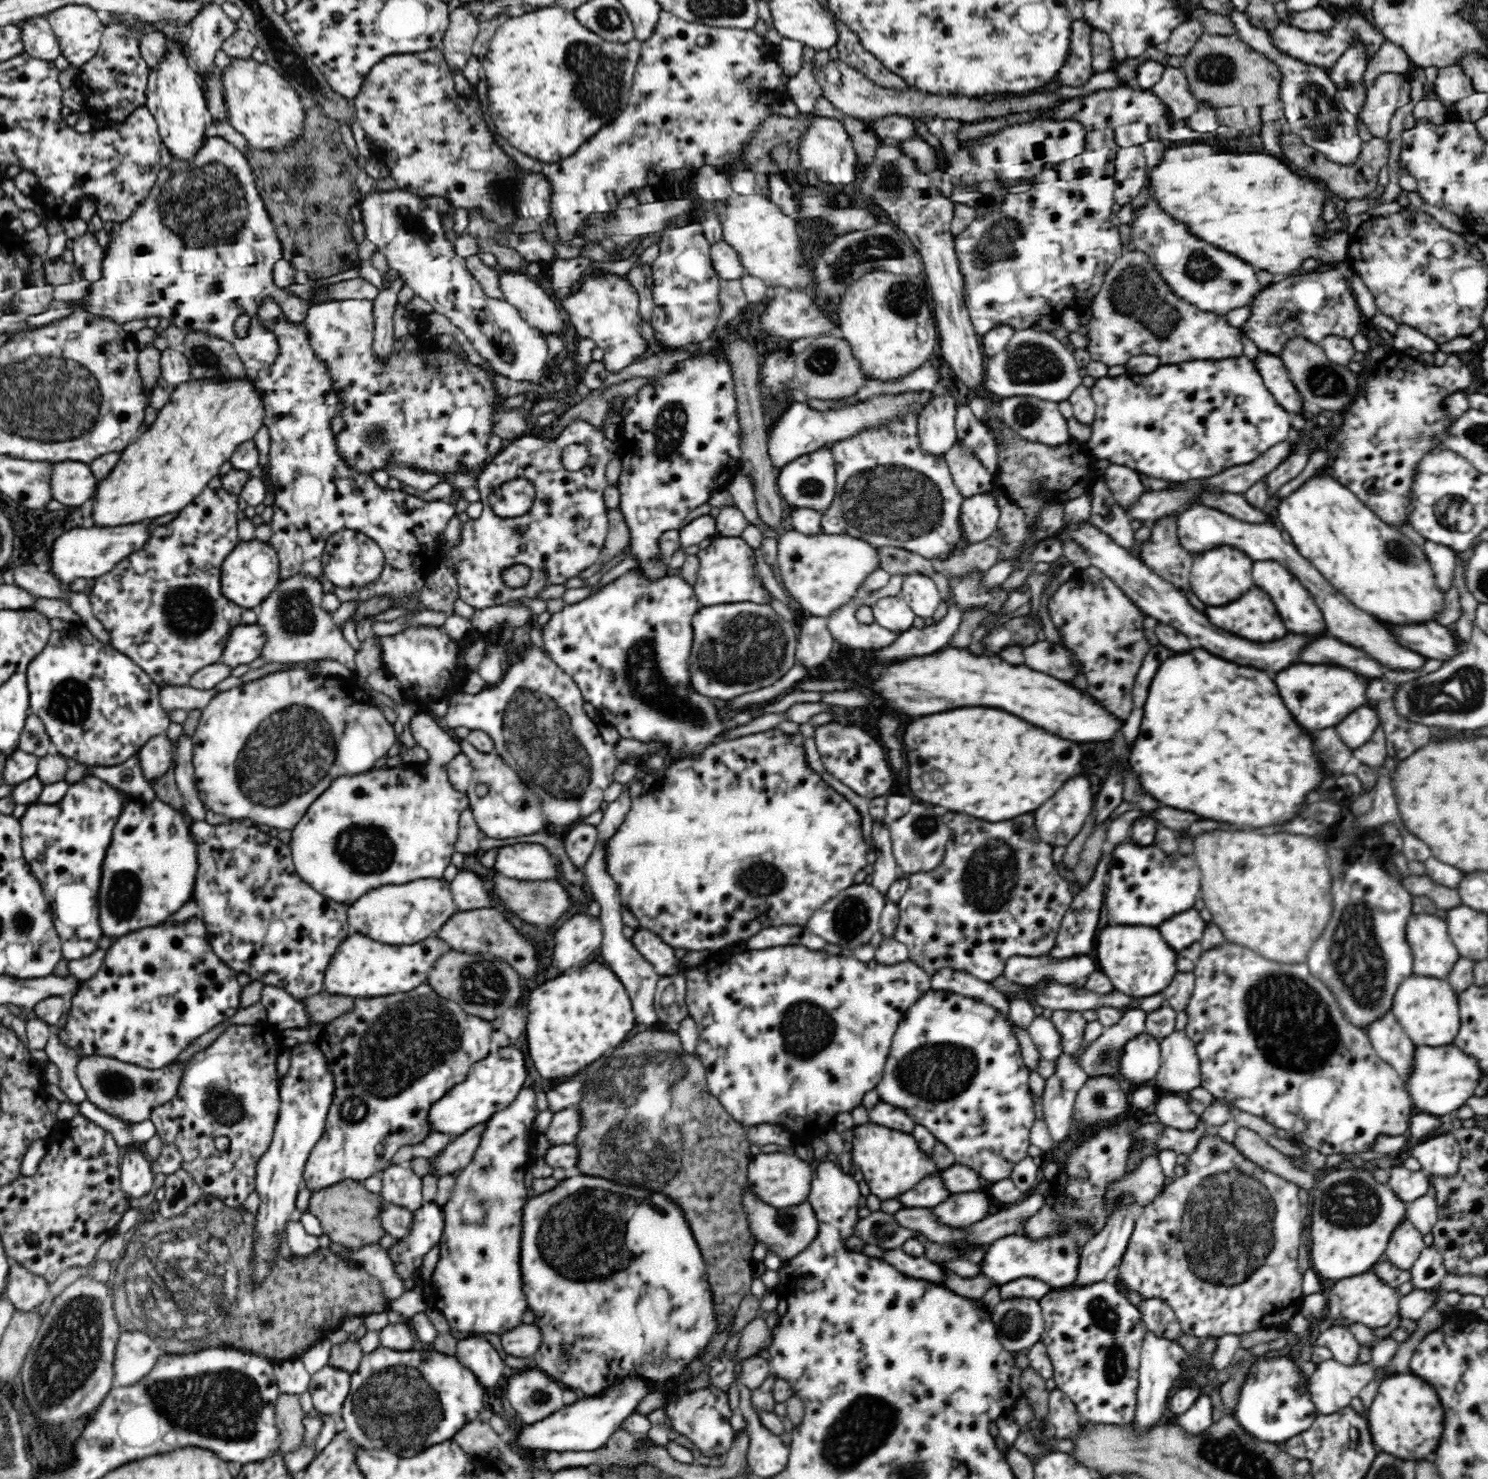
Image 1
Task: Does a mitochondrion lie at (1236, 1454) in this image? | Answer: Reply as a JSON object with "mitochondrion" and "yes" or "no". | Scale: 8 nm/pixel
{"mitochondrion":"yes"}

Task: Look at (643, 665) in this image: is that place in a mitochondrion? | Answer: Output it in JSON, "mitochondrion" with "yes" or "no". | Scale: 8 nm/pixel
{"mitochondrion":"yes"}

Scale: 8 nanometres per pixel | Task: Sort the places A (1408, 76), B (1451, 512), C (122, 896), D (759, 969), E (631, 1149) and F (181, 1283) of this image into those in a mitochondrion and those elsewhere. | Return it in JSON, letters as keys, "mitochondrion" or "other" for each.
{"A":"other","B":"mitochondrion","C":"mitochondrion","D":"other","E":"mitochondrion","F":"mitochondrion"}

